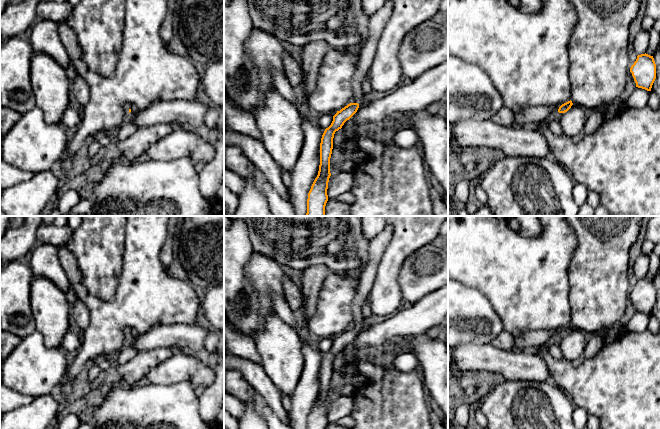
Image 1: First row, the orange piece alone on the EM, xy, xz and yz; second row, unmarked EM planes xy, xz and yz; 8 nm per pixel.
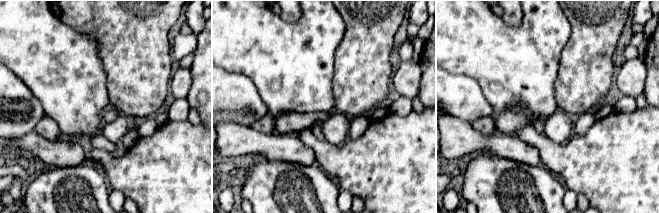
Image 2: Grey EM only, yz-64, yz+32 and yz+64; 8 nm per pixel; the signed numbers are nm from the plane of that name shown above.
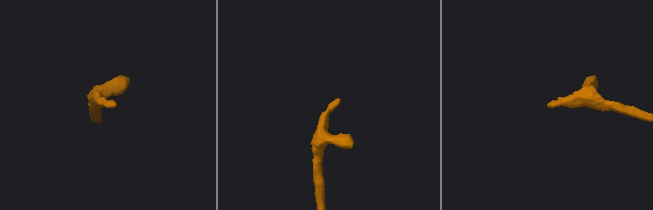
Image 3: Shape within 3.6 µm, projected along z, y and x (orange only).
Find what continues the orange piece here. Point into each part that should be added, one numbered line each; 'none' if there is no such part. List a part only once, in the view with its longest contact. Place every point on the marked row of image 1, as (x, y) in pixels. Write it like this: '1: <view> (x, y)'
1: xz (377, 21)

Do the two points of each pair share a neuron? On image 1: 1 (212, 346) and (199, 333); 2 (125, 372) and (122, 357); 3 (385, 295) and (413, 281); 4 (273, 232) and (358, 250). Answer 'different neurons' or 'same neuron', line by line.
1: different neurons
2: different neurons
3: different neurons
4: same neuron

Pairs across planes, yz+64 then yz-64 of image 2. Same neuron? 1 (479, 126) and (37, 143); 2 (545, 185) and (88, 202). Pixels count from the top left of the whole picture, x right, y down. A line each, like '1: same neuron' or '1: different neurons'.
1: different neurons
2: same neuron

